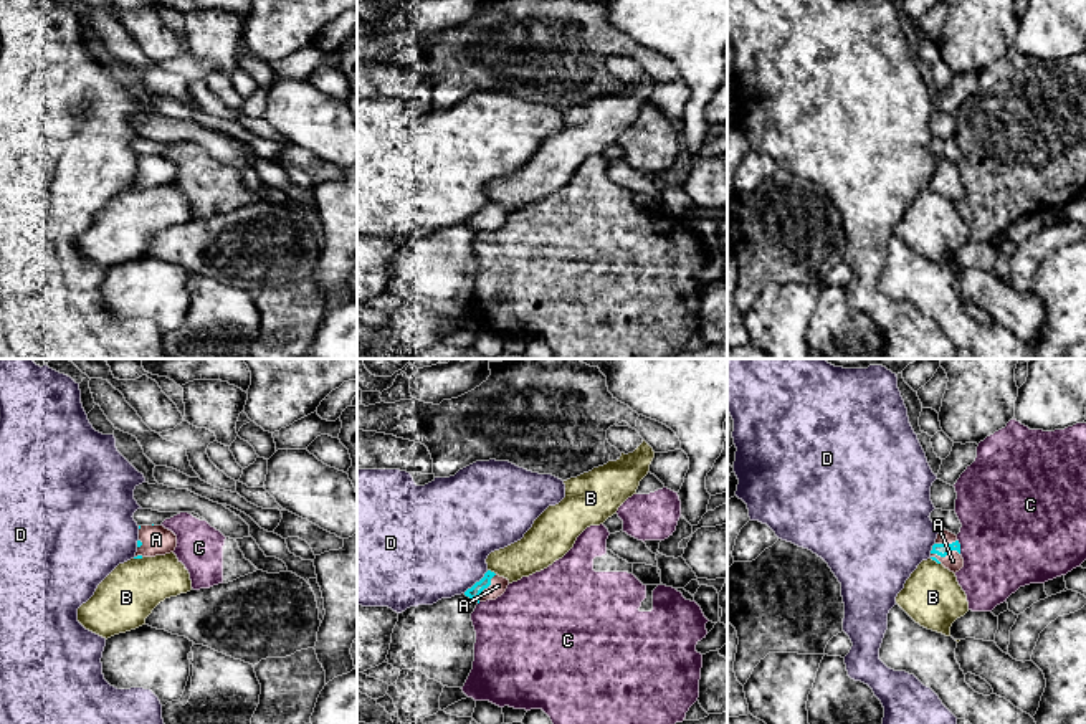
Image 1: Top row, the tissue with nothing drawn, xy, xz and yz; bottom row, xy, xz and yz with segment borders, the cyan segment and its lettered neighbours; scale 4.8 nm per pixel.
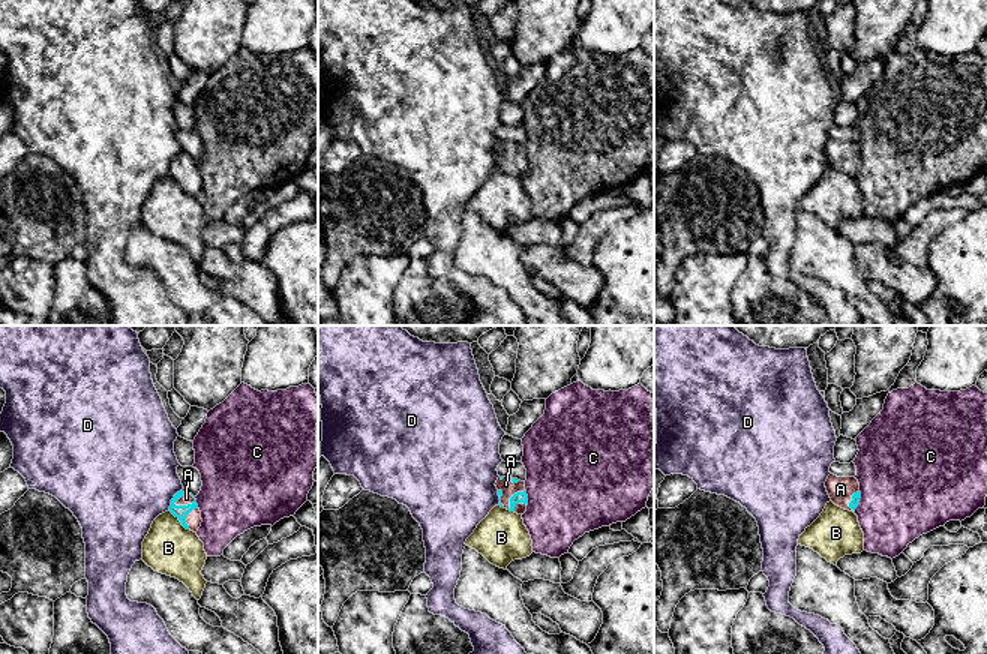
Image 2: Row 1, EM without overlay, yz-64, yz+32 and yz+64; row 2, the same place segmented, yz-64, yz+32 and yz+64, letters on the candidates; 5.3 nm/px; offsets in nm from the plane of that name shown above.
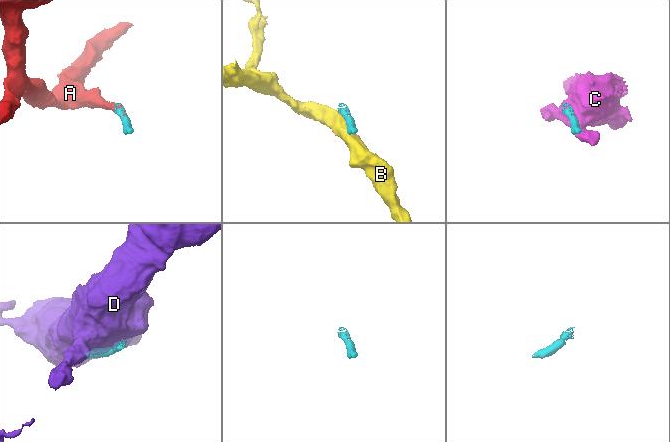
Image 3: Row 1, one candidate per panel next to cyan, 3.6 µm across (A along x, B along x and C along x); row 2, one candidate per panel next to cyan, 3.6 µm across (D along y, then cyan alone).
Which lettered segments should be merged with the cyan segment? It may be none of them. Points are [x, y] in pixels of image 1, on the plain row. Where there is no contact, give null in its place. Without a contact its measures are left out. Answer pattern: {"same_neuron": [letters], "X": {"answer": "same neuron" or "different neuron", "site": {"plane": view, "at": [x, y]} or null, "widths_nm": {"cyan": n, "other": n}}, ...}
{"same_neuron": ["A"], "A": {"answer": "same neuron", "site": {"plane": "yz", "at": [944, 185]}, "widths_nm": {"cyan": 60, "other": 90}}, "B": {"answer": "different neuron", "site": {"plane": "xz", "at": [490, 200]}, "widths_nm": {"cyan": 60, "other": 190}}, "C": {"answer": "different neuron", "site": {"plane": "yz", "at": [959, 176]}, "widths_nm": {"cyan": 60, "other": 480}}, "D": {"answer": "different neuron", "site": {"plane": "xz", "at": [476, 212]}, "widths_nm": {"cyan": 60, "other": 480}}}

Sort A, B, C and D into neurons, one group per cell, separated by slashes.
A / B / C / D

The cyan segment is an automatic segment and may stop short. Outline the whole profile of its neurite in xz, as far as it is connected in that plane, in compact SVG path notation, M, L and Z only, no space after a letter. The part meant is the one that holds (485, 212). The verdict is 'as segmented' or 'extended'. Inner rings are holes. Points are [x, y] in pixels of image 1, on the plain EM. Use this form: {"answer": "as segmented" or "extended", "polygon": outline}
{"answer": "extended", "polygon": "M488 200L479 212L476 212L471 218L464 221L464 225L478 233L486 230L496 230L506 221L507 215L507 208Z"}

